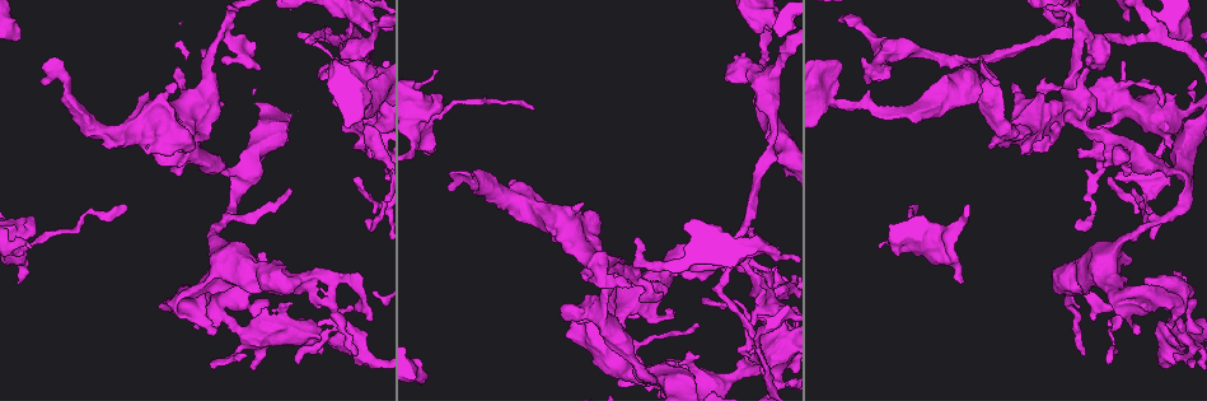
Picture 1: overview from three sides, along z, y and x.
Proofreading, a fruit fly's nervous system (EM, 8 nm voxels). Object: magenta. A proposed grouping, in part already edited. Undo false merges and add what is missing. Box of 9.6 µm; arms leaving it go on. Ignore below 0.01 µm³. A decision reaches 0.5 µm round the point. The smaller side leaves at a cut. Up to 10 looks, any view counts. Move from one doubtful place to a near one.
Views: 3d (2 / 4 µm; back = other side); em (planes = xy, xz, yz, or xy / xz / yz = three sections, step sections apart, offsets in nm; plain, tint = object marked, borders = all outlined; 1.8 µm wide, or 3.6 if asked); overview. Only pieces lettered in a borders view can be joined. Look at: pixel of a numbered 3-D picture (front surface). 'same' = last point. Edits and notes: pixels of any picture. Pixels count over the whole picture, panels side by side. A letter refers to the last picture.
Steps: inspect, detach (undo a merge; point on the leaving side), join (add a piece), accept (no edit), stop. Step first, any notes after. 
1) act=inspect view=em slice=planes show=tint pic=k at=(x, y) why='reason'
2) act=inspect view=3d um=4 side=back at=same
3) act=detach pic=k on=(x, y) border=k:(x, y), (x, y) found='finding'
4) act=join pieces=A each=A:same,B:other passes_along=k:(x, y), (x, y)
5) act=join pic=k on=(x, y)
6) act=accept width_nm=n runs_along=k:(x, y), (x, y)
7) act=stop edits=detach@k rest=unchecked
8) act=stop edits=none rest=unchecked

act=inspect view=em slice=xy step=4 show=tint pic=1 at=(19, 281) why='an open end'

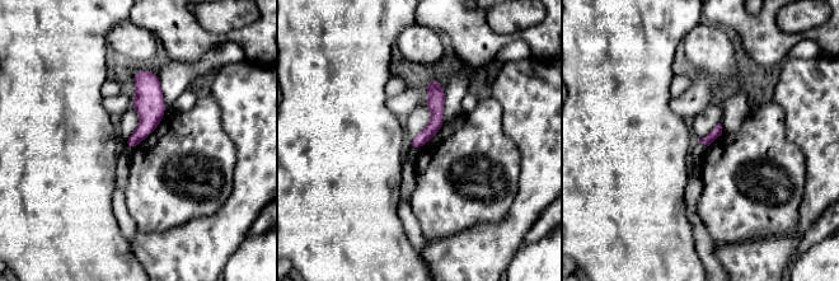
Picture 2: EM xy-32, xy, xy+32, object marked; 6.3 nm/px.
act=inspect view=em slice=planes show=tint at=same why='another direction'

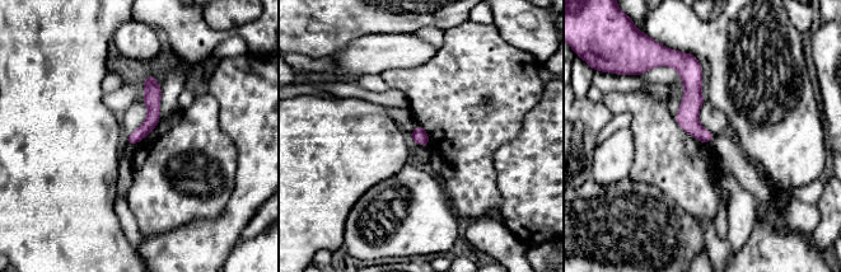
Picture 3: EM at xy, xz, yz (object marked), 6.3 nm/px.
act=inspect view=em slice=planes show=borders at=same

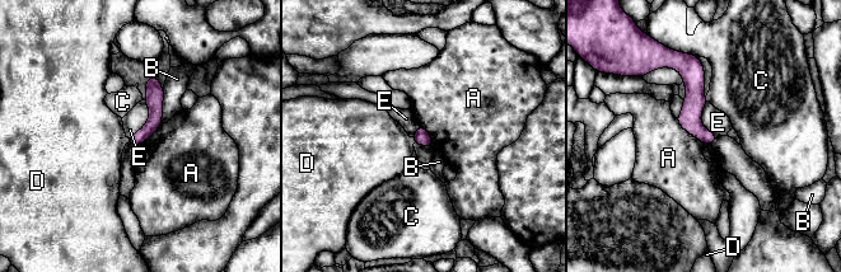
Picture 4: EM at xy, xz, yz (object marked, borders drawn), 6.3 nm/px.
act=accept each=A:other,B:other,C:other,D:other,E:other runs_along=4:(695, 64), (695, 127), (709, 141) found='no lettered piece goes on from it'

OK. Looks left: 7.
act=inspect view=3d um=2 pic=1 at=(422, 382) why='long arm stops here'

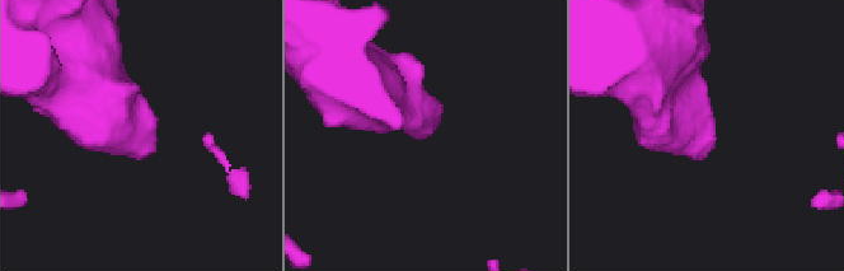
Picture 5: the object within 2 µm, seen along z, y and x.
act=inspect view=em slice=planes show=borders pic=5 at=(703, 147) why='shape alone is not enough'

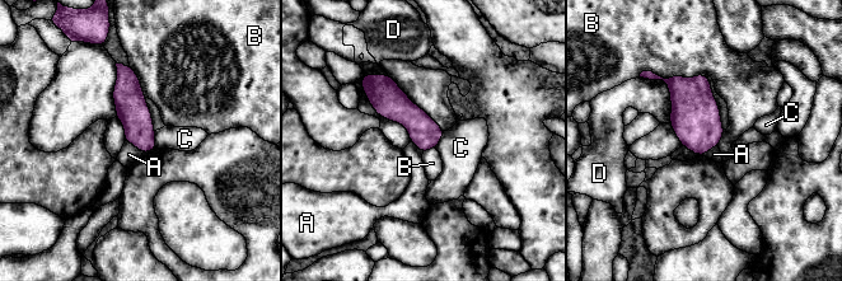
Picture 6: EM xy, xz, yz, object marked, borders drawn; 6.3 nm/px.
act=accept each=A:other,B:other,C:other,D:other border=6:(125, 140), (131, 143), (141, 154) found='no lettered piece goes on from it'

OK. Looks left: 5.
act=inspect view=3d um=4 pic=1 at=(1181, 148) why='thick turns thin'

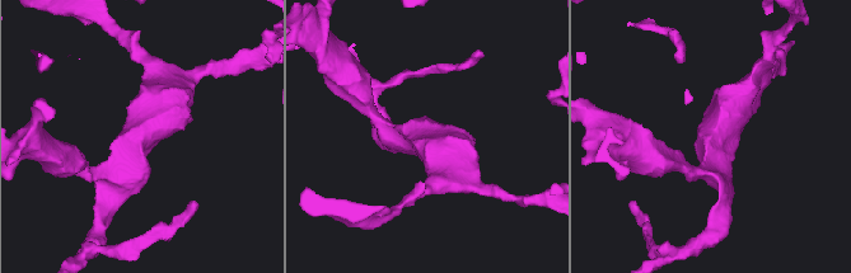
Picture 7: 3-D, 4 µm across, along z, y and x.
act=inspect view=em slice=planes show=tint pic=7 at=(711, 135) arm_widths_nm=240,550

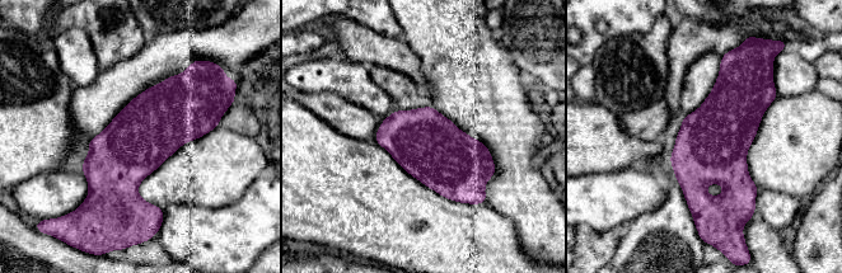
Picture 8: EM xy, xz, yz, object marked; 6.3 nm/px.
act=inspect view=em slice=planes show=borders at=same why='see the neighbours'

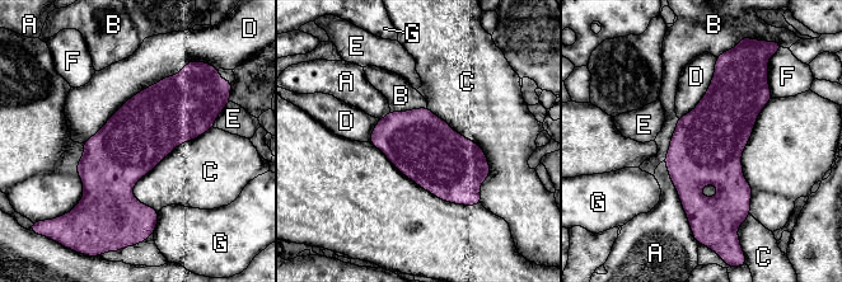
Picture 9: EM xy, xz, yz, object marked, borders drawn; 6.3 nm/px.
act=accept longest_contact=D:800nm each=A:other,B:other,C:other,D:other,E:other,F:other,G:other border=9:(214, 127), (177, 145), (132, 196) found='continuous, no second neuron'

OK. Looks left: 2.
act=inspect view=3d um=2 pic=1 at=(1181, 335)

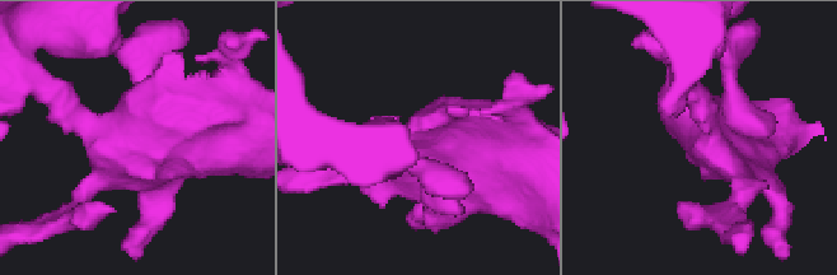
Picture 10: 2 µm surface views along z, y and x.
act=inspect view=em slice=planes show=borders pic=10 at=(154, 146)

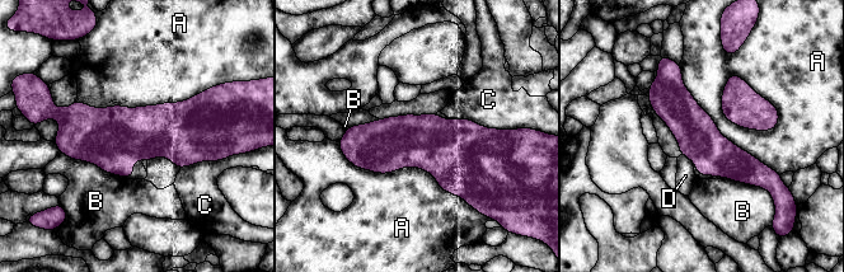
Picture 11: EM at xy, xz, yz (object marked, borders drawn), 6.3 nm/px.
act=accept each=A:other,B:other,C:other,D:other border=11:(730, 74), (775, 107), (773, 130) found='one neuron here'

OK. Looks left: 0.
act=stop edits=none rest=unchecked

